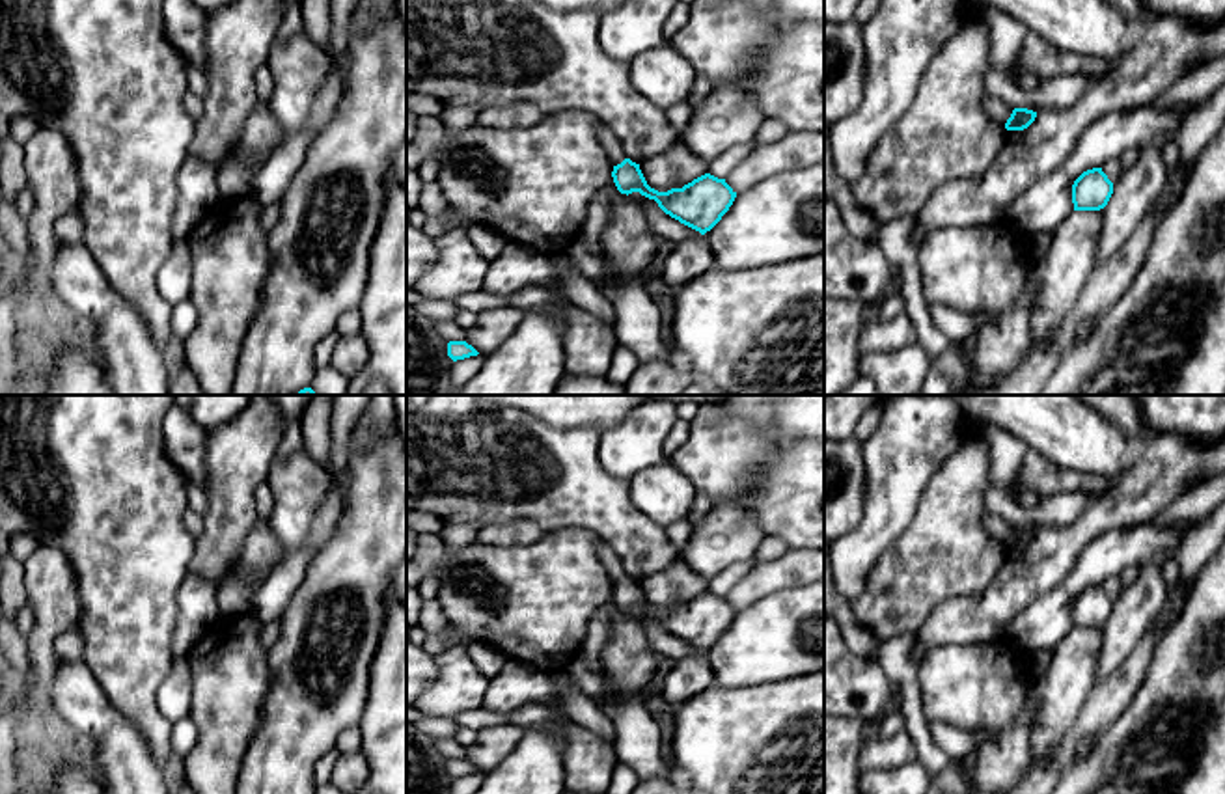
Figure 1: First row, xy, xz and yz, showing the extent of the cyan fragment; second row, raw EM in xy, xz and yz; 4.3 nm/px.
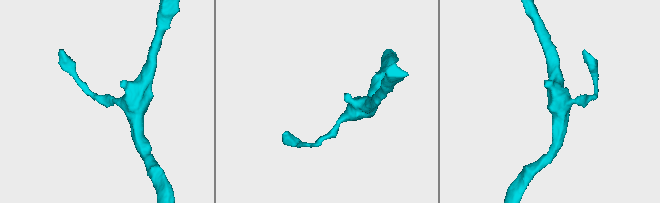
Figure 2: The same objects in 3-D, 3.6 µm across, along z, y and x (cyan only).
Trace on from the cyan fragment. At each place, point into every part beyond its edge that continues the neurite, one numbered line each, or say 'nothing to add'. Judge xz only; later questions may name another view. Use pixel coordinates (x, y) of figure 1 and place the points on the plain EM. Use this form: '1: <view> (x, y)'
1: xz (614, 567)

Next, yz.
1: yz (996, 526)

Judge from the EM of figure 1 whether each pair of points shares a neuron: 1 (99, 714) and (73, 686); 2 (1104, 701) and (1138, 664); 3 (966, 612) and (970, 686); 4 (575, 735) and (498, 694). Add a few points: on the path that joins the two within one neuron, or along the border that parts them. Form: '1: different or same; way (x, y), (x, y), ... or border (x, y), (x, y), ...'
1: same; way (92, 707), (79, 694)
2: same; way (1114, 692), (1132, 673)
3: different; border (1007, 634), (987, 642), (942, 643), (925, 655)
4: different; border (547, 705), (526, 703), (509, 714)

